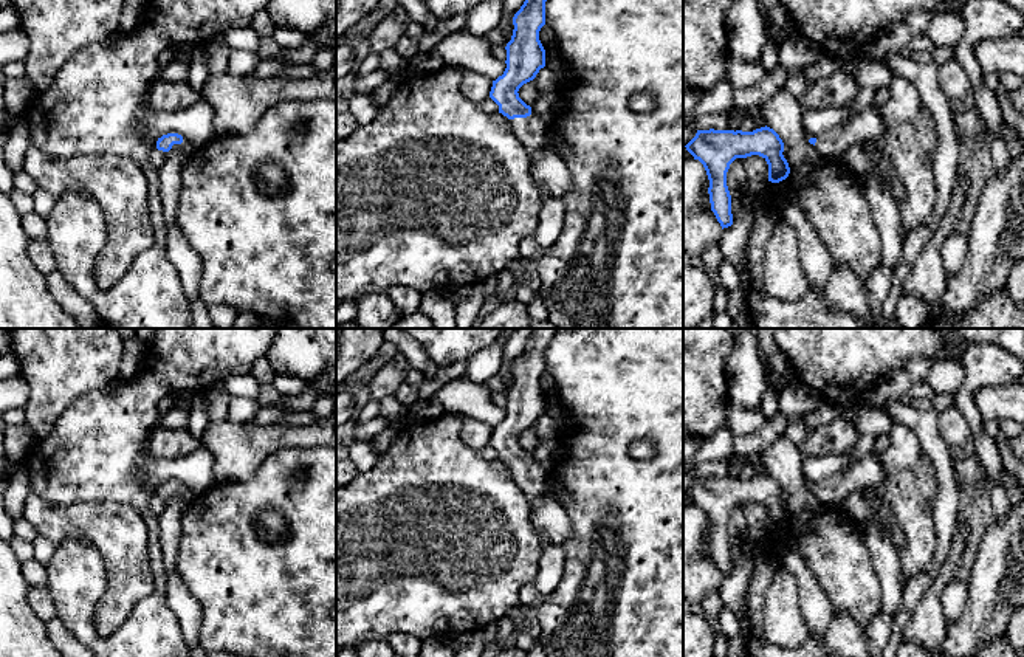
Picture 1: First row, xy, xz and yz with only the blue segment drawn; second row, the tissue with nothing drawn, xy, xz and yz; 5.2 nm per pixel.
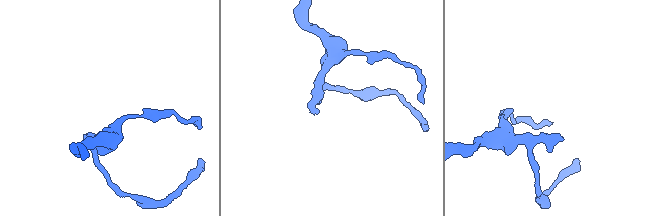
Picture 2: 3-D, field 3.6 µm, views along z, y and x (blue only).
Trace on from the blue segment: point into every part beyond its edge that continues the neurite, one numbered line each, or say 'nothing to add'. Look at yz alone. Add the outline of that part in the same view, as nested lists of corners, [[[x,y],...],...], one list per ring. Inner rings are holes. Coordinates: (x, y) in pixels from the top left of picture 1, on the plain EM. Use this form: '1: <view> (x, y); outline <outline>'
nothing to add

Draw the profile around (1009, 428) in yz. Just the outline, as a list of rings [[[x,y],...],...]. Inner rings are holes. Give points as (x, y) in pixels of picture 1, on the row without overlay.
[[[999,420],[1001,434],[1007,439],[1018,437],[1024,434],[1024,425],[1013,420]]]

